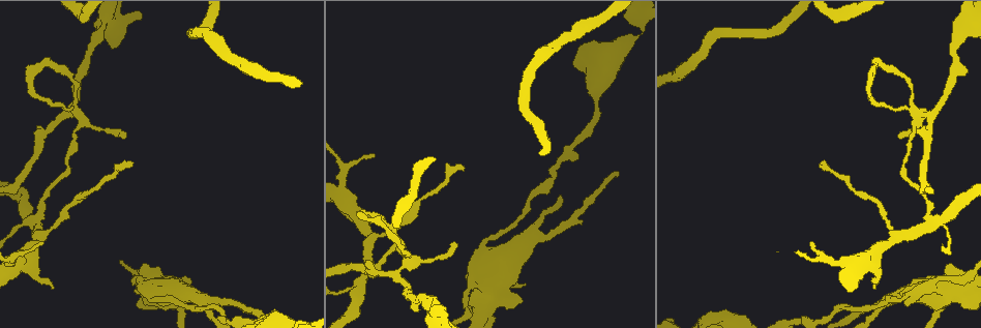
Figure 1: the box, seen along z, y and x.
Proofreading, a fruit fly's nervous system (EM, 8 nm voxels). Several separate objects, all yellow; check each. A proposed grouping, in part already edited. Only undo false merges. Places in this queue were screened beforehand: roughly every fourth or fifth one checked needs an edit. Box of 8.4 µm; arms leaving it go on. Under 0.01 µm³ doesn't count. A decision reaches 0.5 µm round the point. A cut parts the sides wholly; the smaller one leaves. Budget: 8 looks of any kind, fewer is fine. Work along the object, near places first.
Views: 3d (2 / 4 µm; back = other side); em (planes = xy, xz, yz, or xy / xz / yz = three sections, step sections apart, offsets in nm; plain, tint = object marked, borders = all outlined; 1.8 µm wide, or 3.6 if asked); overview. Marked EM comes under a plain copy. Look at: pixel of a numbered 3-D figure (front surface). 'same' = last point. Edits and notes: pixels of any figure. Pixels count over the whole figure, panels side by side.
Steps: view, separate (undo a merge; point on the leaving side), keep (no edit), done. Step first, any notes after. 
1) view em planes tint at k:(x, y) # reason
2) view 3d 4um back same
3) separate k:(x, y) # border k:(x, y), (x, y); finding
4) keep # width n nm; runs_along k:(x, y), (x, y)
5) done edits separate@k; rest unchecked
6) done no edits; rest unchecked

view em xy step 16 tint at 1:(469, 279) # closes a loop

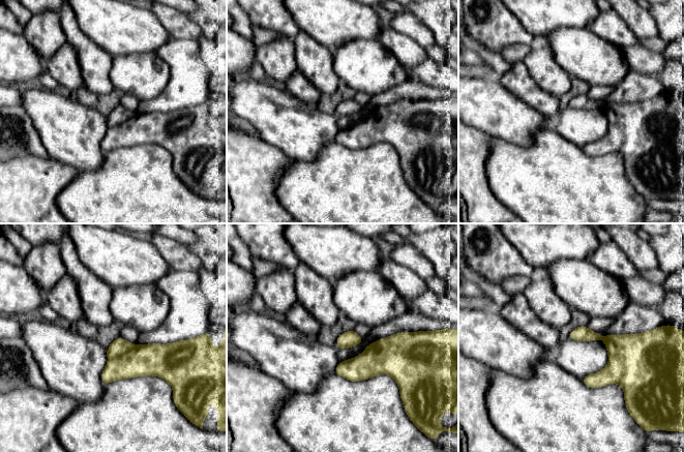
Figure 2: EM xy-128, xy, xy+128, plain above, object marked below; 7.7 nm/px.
view em yz step 8 borders same # another direction

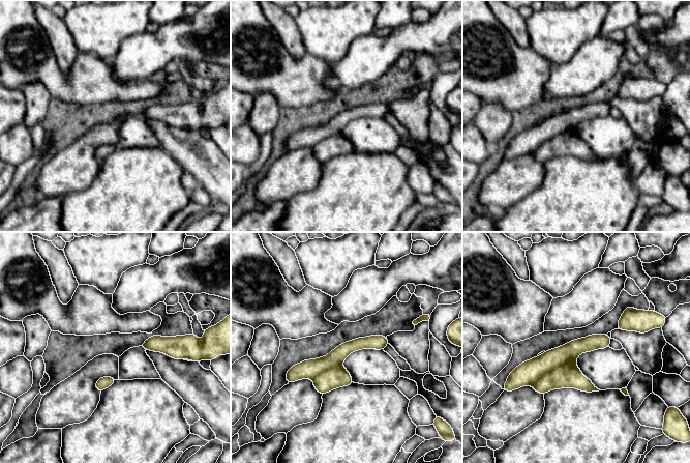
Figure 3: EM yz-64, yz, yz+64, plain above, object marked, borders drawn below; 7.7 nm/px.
separate 3:(527, 373) # part_leaving 3:(385, 341), (350, 346), (293, 378); a second cell is stuck on

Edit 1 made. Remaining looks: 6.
view 3d 4um back at 1:(77, 115) # looks like a crossing

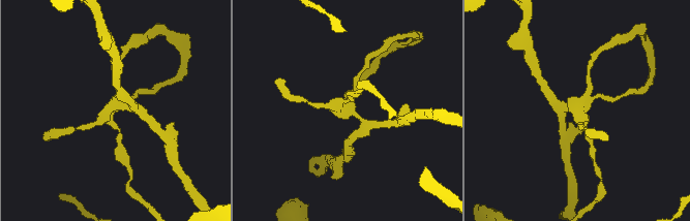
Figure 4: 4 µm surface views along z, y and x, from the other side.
view em planes borders at 4:(573, 105)

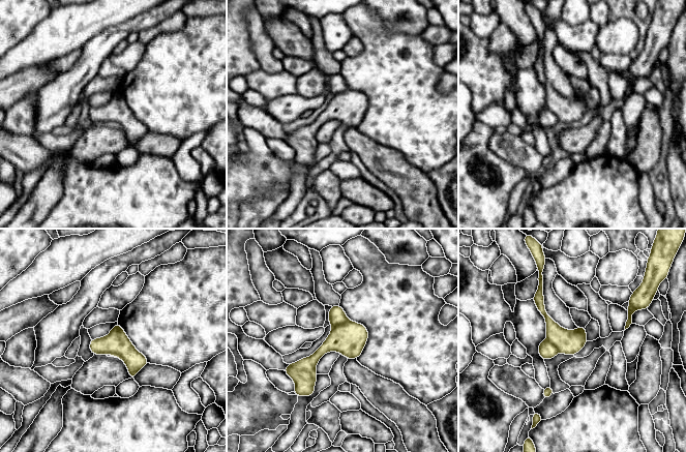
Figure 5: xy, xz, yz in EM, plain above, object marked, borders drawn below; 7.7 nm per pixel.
keep # runs_along 5:(336, 307), (336, 336), (305, 367), (303, 392); all the same cell

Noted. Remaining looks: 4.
view em 3.6um planes tint at 1:(99, 32) # calibre changes

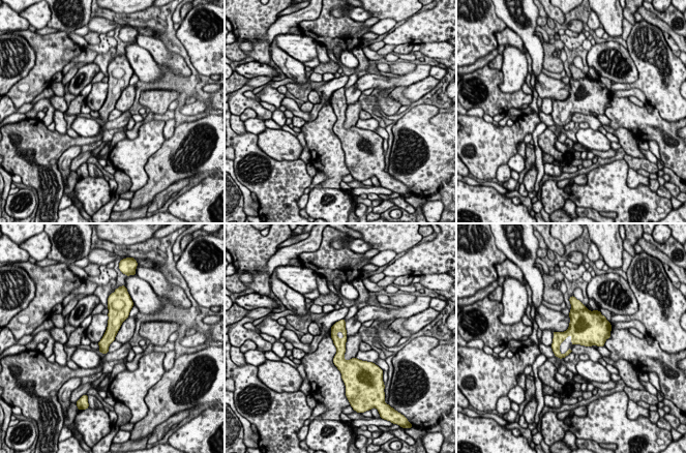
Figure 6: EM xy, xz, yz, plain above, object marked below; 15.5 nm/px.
keep # width 190 nm; runs_along 6:(340, 323), (339, 361), (347, 368); continuous, no second cell

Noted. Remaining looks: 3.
done edits separate@3; rest unchecked

